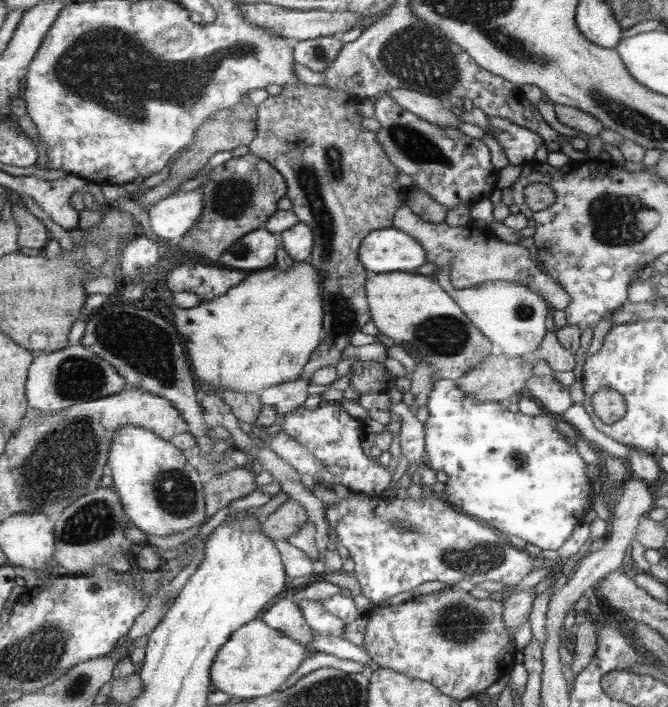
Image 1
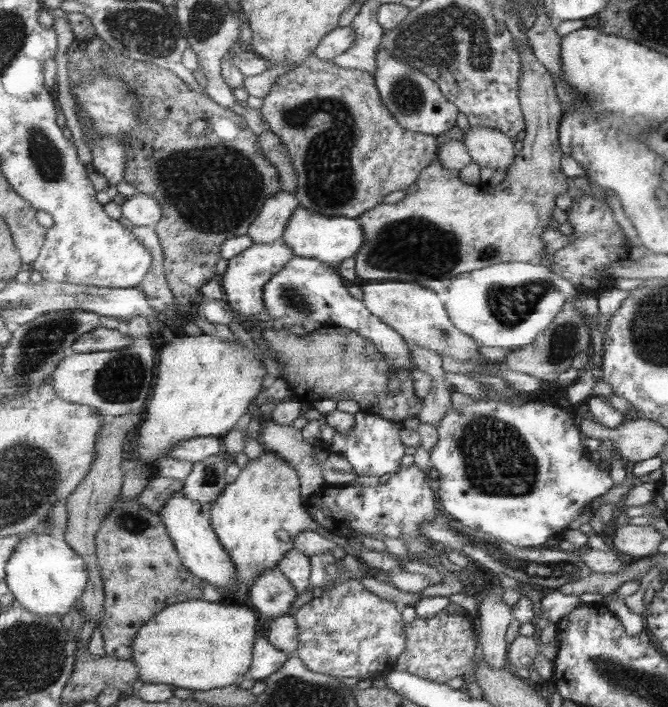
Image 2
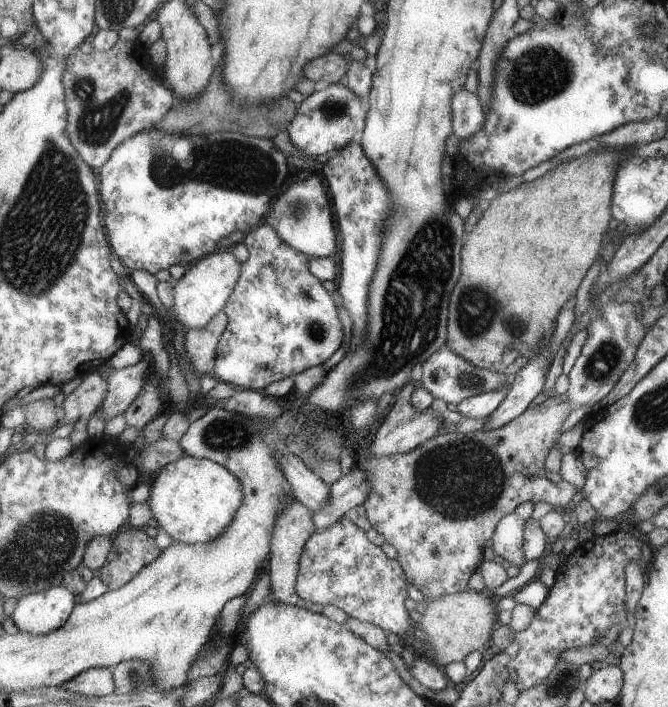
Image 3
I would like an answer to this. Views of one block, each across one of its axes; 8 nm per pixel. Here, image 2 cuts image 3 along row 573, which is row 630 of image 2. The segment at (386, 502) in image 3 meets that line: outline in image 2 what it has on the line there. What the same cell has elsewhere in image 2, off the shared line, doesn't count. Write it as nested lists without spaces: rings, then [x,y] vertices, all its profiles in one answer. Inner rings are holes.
[[[447,610],[435,614],[433,618],[415,618],[413,622],[407,624],[405,634],[407,634],[407,650],[401,654],[399,662],[393,666],[395,670],[401,672],[413,672],[421,678],[447,684],[449,680],[457,676],[465,676],[471,672],[473,658],[477,654],[477,642],[479,634],[475,636],[473,628],[473,618],[471,616],[457,616],[457,614],[447,614]]]

